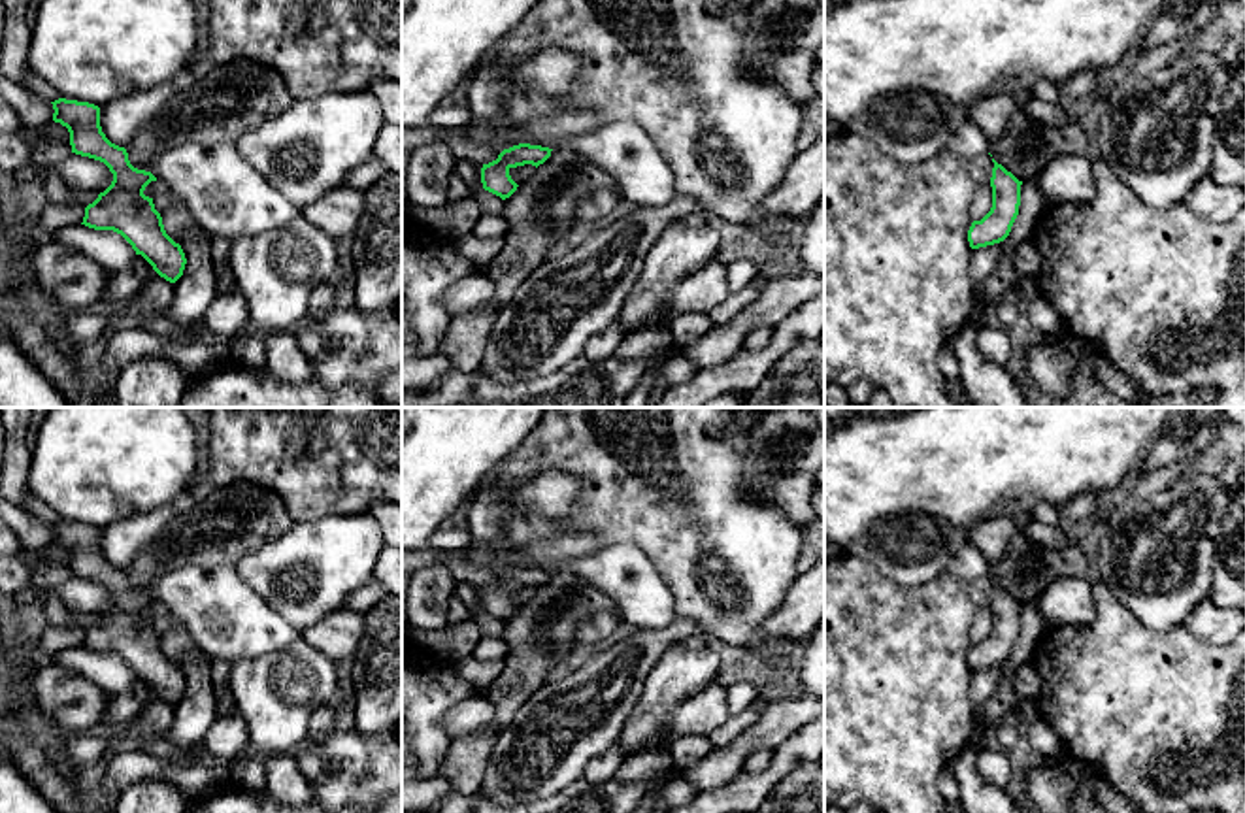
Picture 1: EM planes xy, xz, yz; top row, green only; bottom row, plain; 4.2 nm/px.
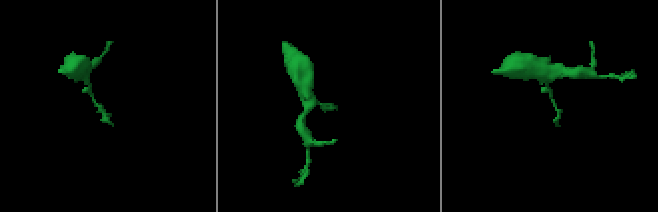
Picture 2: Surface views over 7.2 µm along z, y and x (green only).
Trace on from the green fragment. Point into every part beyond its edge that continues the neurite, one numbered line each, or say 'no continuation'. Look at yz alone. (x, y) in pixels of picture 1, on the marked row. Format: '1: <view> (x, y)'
no continuation

